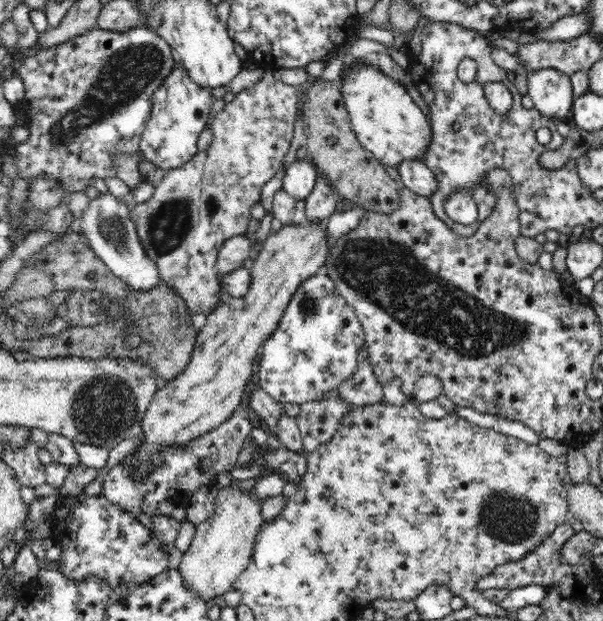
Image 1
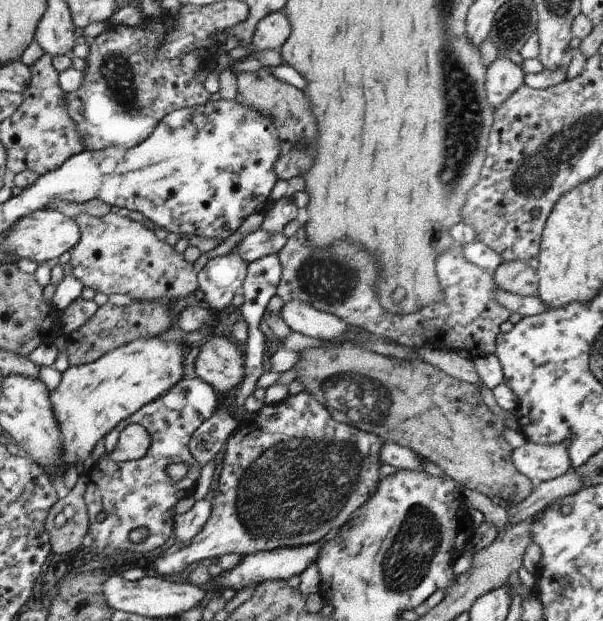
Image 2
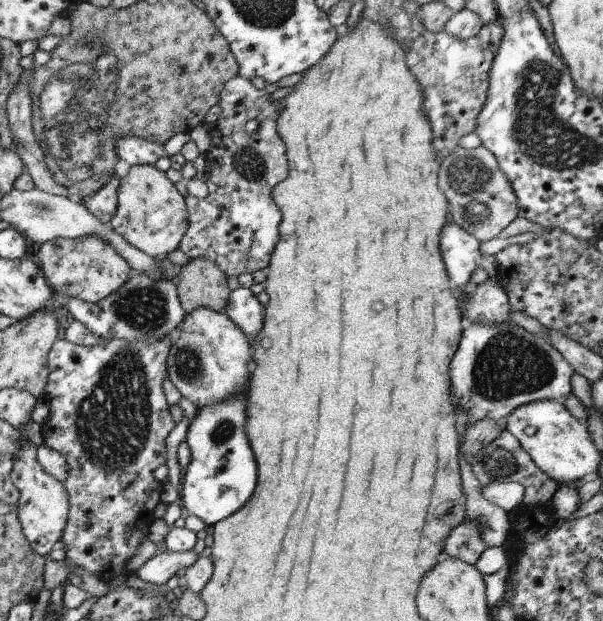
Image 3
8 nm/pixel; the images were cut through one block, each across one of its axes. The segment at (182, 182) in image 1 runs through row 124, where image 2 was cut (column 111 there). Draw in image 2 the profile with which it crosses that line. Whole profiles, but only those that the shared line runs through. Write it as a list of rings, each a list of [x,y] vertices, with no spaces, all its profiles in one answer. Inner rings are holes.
[[[112,211],[103,217],[82,213],[74,220],[81,235],[70,250],[69,262],[74,276],[83,286],[108,296],[129,294],[132,300],[154,302],[162,298],[174,302],[176,298],[184,298],[198,289],[194,263],[185,261],[182,253],[177,253],[174,247],[157,238],[149,224],[134,221],[124,212]]]

